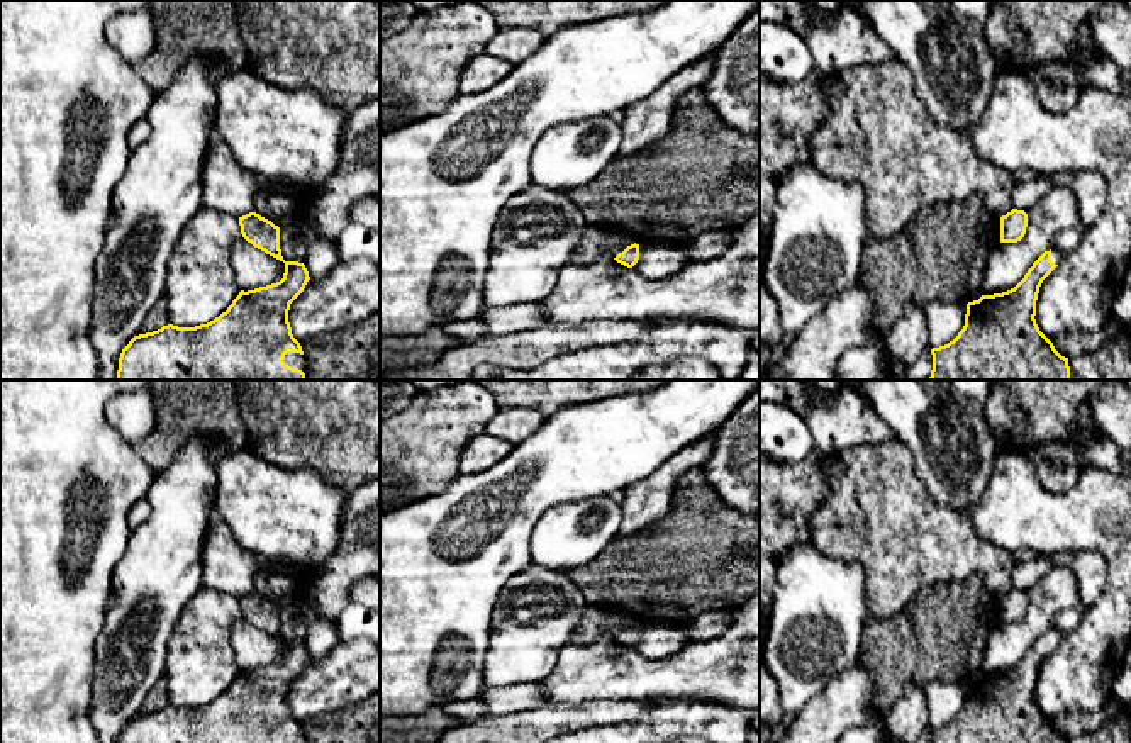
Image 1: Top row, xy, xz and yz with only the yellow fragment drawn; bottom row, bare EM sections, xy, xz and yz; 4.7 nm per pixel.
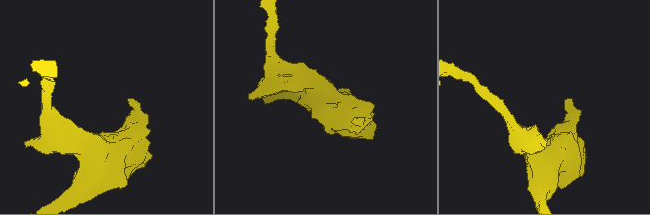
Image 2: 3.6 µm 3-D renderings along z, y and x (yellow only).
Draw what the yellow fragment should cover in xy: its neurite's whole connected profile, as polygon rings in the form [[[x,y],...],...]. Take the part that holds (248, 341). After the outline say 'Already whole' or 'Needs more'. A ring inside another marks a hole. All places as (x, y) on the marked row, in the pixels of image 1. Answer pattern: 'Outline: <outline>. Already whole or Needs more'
Outline: [[[256,212],[239,217],[241,234],[254,248],[285,263],[283,278],[241,290],[226,312],[195,327],[163,326],[134,336],[119,358],[117,380],[305,380],[307,360],[288,322],[290,304],[310,280],[304,263],[285,261],[280,227]]]. Needs more

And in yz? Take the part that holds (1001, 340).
Outline: [[[1051,248],[1033,263],[1014,288],[968,302],[965,326],[958,336],[931,349],[929,380],[1070,380],[1068,358],[1055,349],[1034,319],[1039,287],[1061,258],[1063,253]]]. Needs more

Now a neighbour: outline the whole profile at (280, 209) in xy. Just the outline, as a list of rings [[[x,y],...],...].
[[[265,188],[254,195],[254,212],[278,227],[305,221],[305,205],[297,197]]]

